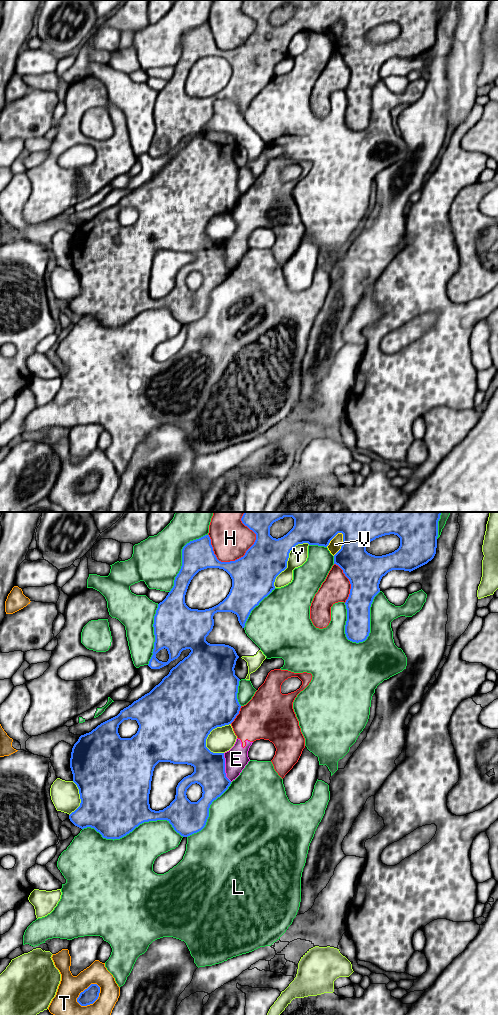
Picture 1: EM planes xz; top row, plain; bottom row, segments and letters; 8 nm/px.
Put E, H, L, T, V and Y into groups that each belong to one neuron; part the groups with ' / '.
E H / L / T / V / Y

